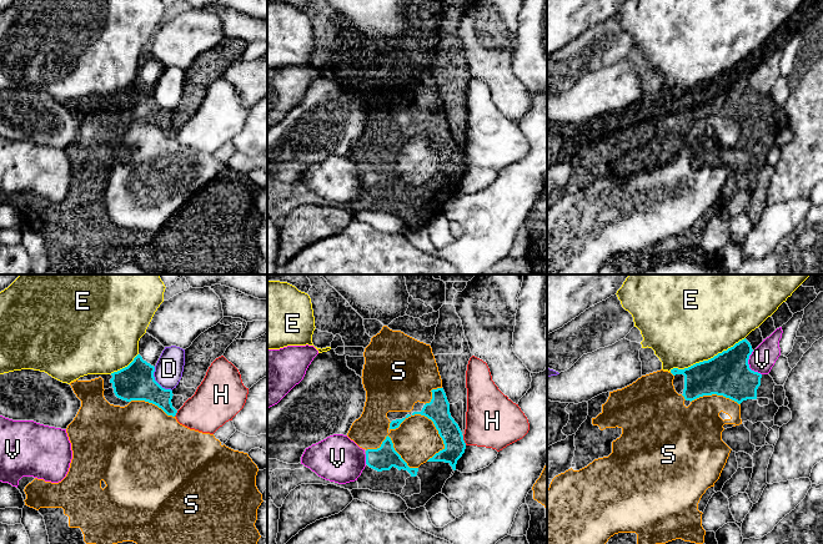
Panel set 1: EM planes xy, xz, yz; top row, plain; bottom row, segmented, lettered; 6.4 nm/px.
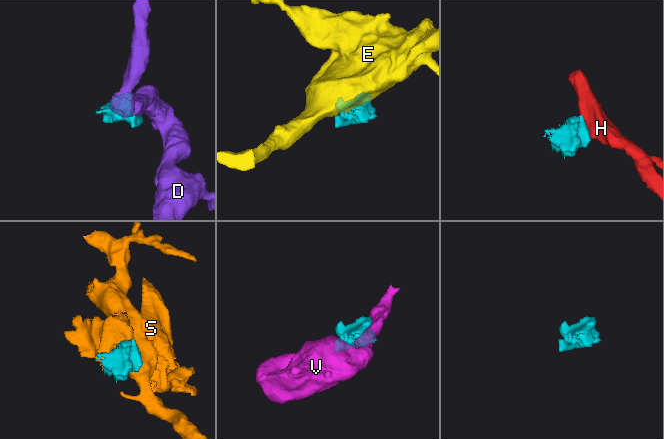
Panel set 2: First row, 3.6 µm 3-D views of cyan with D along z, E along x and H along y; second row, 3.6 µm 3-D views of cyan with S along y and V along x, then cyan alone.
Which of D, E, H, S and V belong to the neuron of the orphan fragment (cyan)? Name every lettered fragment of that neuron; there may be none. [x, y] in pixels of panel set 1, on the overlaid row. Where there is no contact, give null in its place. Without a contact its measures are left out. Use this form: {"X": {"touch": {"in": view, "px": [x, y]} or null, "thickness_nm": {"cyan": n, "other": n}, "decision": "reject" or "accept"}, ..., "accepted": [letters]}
{"D": {"touch": {"in": "xy", "px": [156, 382]}, "thickness_nm": {"cyan": 240, "other": 180}, "decision": "reject"}, "E": {"touch": {"in": "yz", "px": [708, 359]}, "thickness_nm": {"cyan": 280, "other": 480}, "decision": "reject"}, "H": {"touch": {"in": "xz", "px": [463, 441]}, "thickness_nm": {"cyan": 140, "other": 340}, "decision": "reject"}, "S": {"touch": {"in": "xz", "px": [422, 414]}, "thickness_nm": {"cyan": 150, "other": 320}, "decision": "accept"}, "V": {"touch": {"in": "yz", "px": [748, 364]}, "thickness_nm": {"cyan": 280, "other": 160}, "decision": "reject"}, "accepted": ["S"]}

